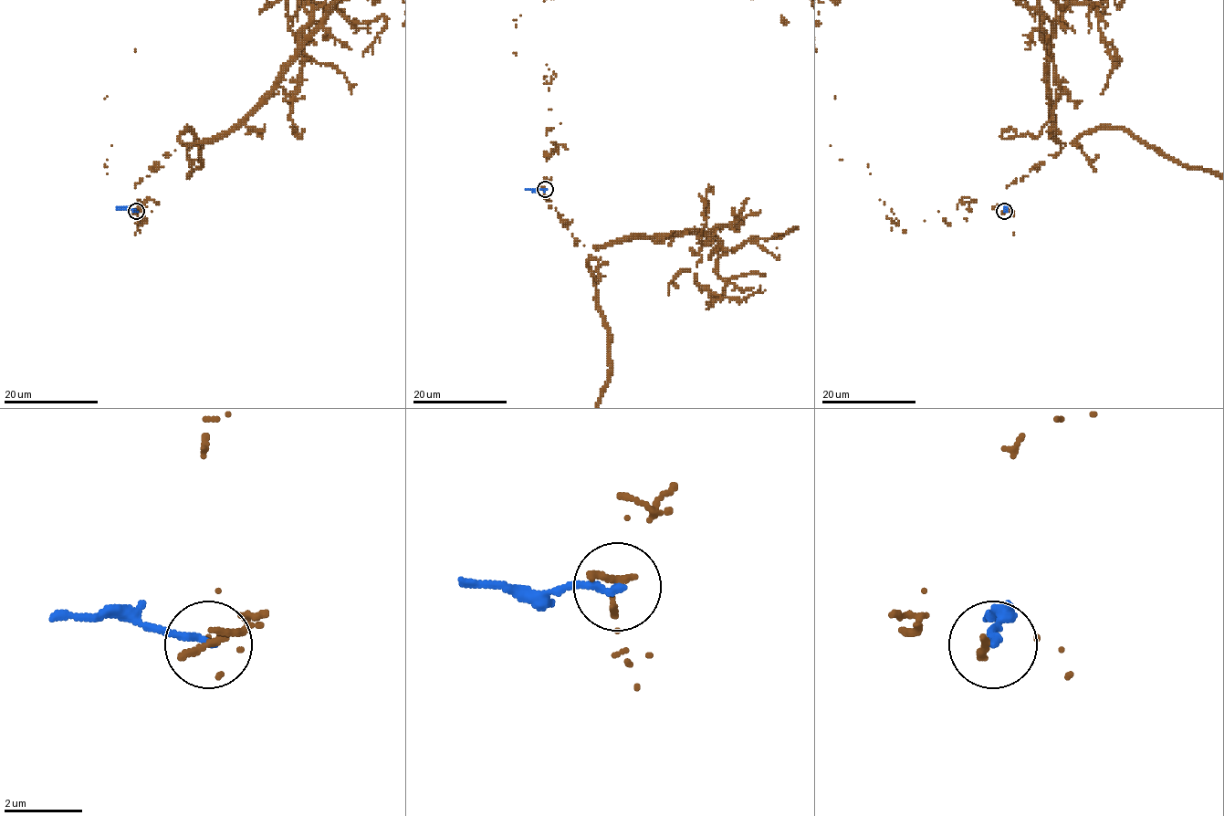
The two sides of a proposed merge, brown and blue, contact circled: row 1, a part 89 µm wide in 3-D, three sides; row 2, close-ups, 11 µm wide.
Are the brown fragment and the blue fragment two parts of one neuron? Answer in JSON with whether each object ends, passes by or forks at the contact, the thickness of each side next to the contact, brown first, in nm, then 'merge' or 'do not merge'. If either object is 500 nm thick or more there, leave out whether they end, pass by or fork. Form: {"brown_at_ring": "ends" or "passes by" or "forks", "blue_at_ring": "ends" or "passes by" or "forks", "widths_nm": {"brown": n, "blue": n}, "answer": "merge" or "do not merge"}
{"brown_at_ring": "ends", "blue_at_ring": "ends", "widths_nm": {"brown": 200, "blue": 180}, "answer": "do not merge"}

